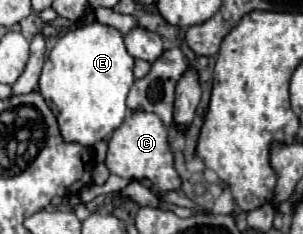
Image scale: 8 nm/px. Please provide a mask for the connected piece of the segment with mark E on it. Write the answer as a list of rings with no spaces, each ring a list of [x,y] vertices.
[[[92,22],[66,32],[44,62],[38,90],[54,106],[64,142],[94,146],[120,128],[126,118],[126,96],[134,84],[134,58],[126,52],[122,34],[106,24]]]

